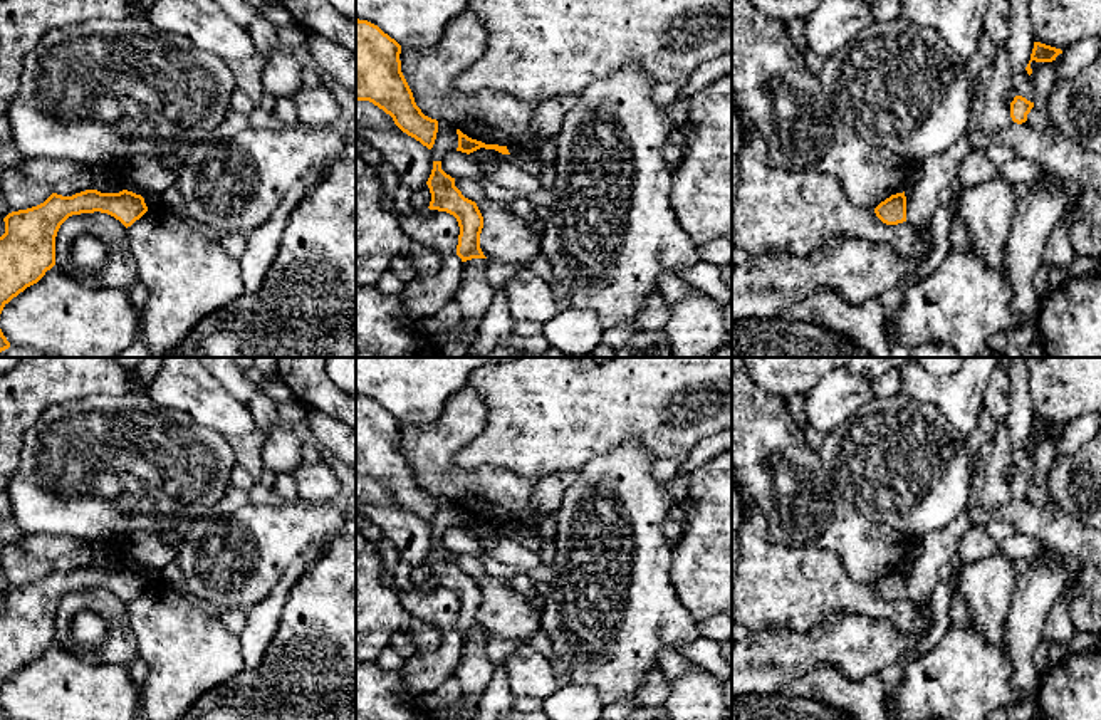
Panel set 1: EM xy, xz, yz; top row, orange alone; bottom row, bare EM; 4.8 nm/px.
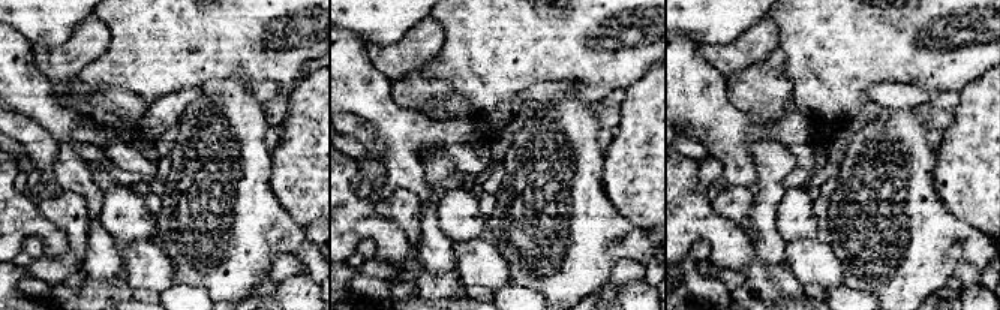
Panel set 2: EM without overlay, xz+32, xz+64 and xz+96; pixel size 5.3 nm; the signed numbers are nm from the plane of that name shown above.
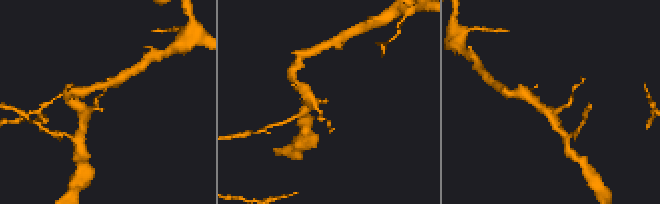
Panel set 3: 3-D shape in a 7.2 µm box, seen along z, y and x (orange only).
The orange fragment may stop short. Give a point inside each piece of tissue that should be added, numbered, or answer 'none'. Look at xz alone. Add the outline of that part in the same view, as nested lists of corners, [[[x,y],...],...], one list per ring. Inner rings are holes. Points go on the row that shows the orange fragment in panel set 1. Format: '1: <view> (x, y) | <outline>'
none

